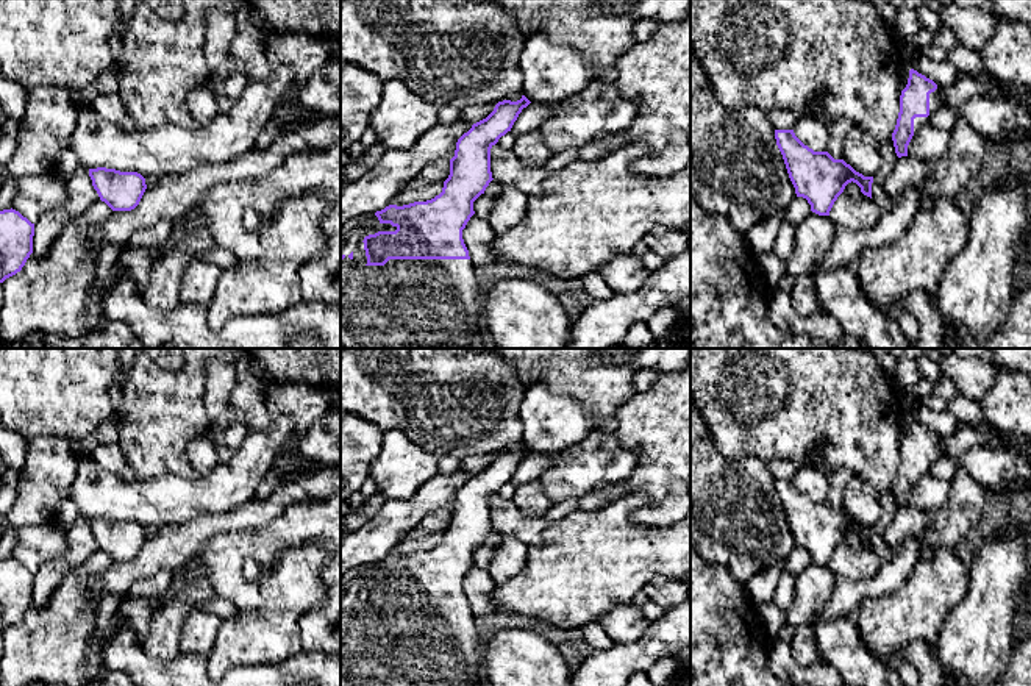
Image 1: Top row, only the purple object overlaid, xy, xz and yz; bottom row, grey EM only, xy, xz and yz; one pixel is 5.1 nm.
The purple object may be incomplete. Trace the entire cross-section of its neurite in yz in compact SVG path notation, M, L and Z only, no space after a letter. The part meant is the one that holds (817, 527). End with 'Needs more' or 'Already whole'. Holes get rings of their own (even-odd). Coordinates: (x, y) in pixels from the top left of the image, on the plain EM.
M775 480L775 489L797 547L806 548L812 563L829 566L834 552L851 531L872 548L873 527L864 527L828 502L814 502L795 486L794 480Z. Already whole

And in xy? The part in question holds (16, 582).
M16 559L0 561L0 633L22 620L33 603L34 573Z. Already whole

